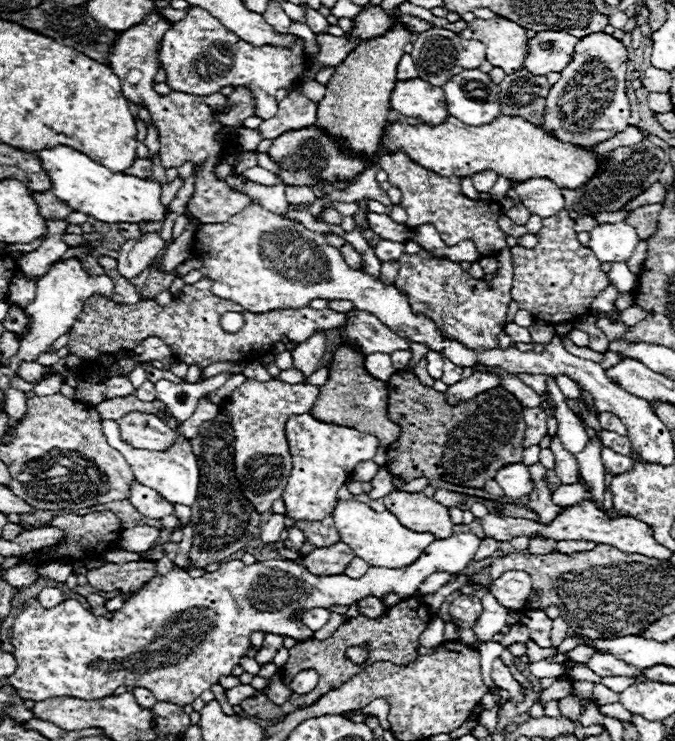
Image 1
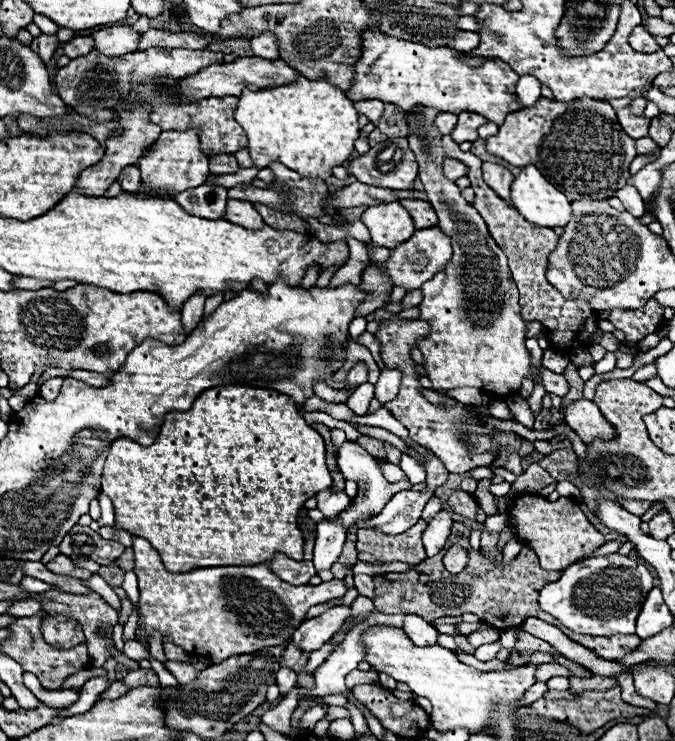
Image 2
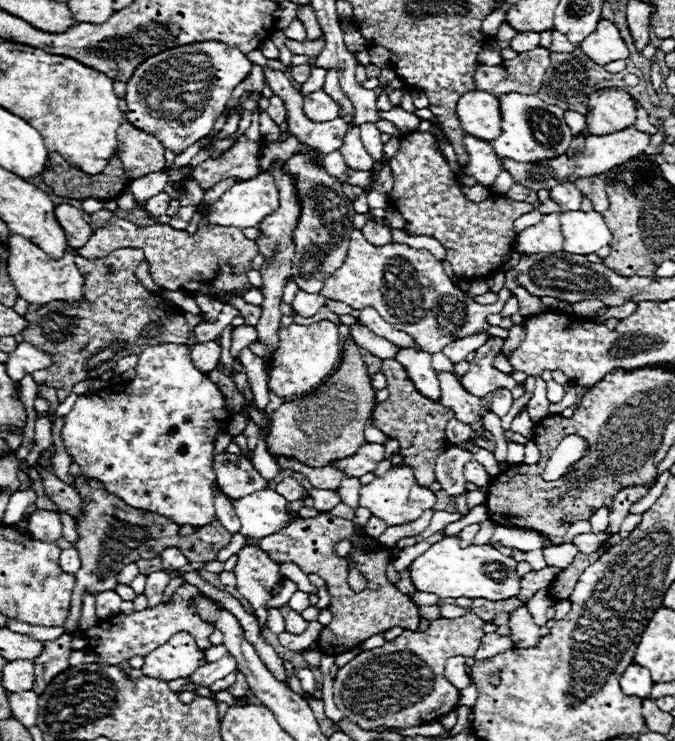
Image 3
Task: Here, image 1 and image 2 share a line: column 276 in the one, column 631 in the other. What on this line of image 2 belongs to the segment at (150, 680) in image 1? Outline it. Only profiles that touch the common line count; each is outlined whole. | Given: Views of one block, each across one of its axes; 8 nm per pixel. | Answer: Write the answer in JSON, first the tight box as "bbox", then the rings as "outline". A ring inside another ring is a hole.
{"bbox":[538,552,652,636],"outline":[[[616,552],[570,564],[560,580],[550,582],[540,590],[538,602],[544,612],[558,618],[572,632],[590,636],[634,634],[636,616],[652,586],[652,574],[642,564]]]}

